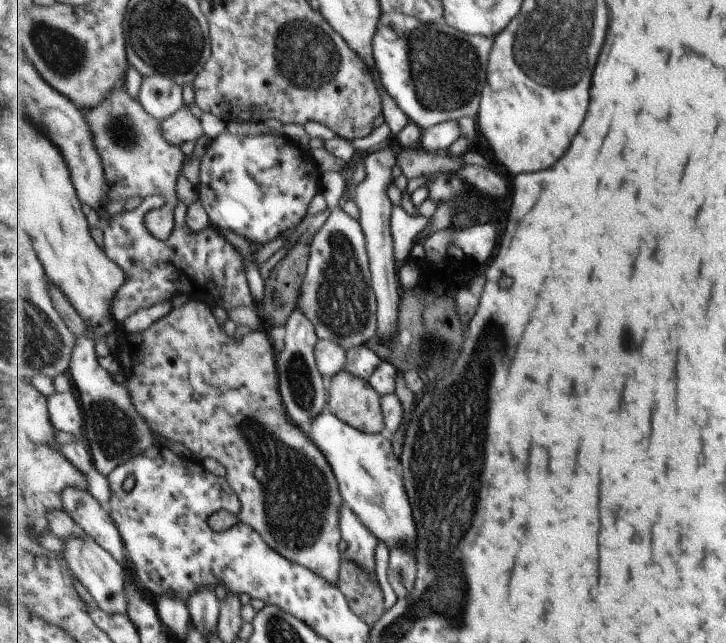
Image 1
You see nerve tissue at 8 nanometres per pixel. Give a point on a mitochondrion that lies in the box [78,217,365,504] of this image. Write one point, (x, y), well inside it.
(116, 435)

